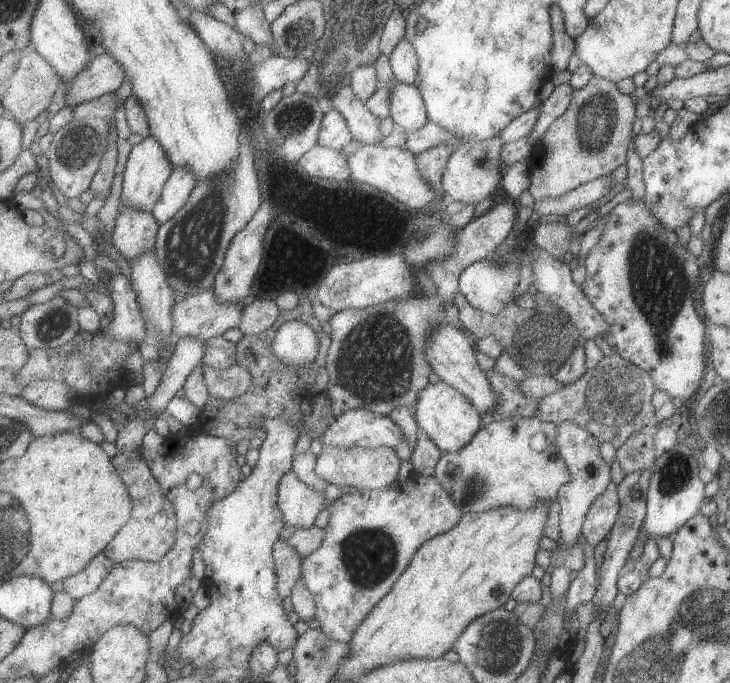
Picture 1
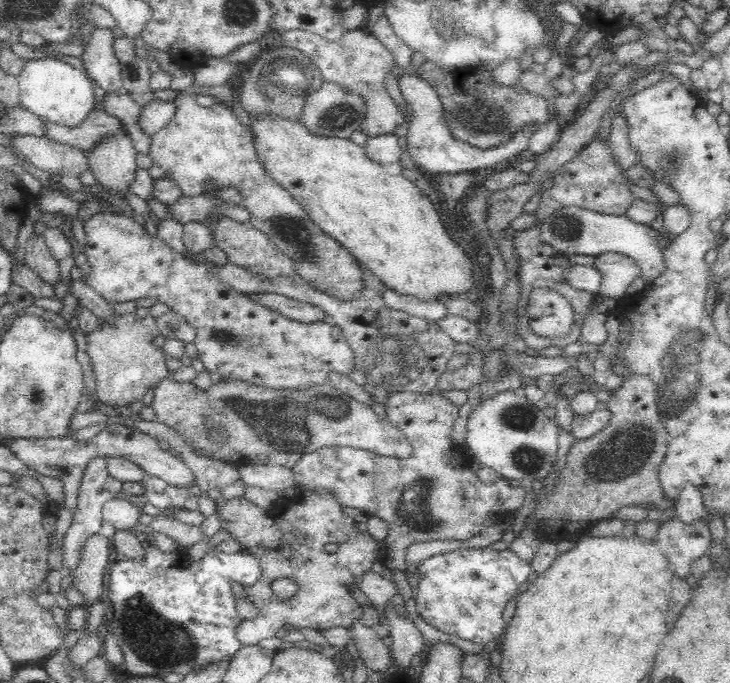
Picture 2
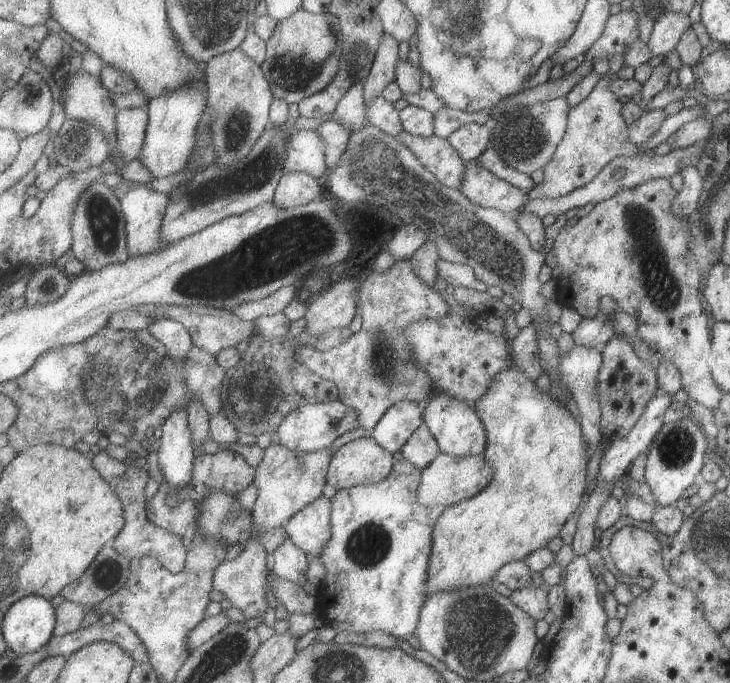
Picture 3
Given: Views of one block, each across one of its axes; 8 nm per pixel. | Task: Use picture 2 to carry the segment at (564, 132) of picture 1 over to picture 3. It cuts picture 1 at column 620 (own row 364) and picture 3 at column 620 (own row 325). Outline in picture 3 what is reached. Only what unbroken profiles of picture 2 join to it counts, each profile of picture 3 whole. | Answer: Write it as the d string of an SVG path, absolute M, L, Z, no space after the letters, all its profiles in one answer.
M602 76L593 90L579 104L571 106L567 113L567 124L563 138L555 146L551 160L541 168L542 184L534 184L526 192L528 198L555 199L591 182L599 170L613 158L631 158L639 154L639 148L627 140L627 126L621 116L621 102L607 90L609 76Z

